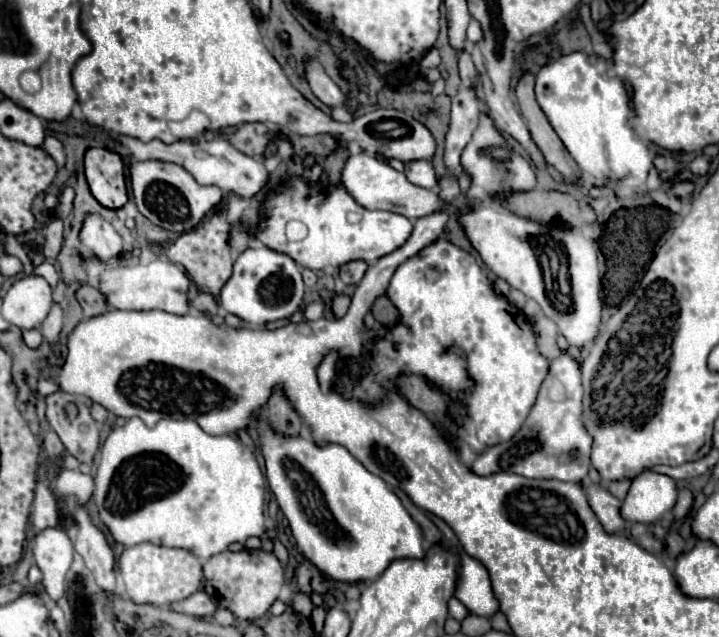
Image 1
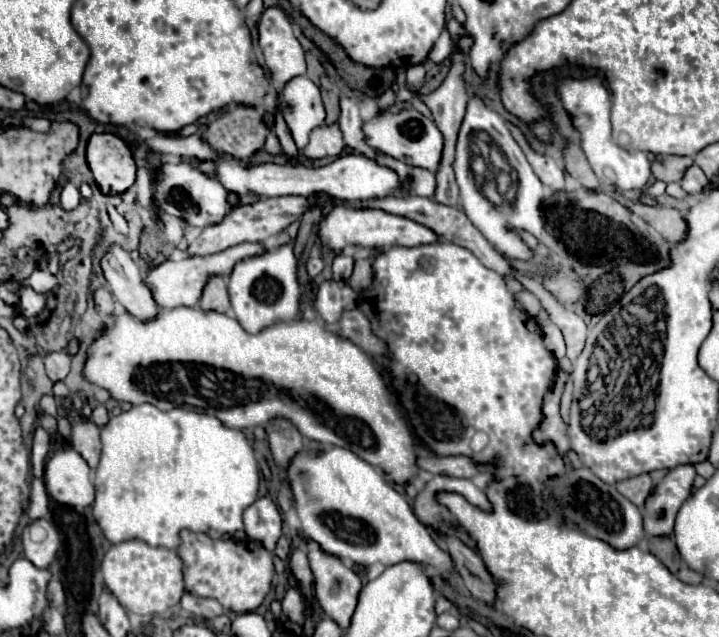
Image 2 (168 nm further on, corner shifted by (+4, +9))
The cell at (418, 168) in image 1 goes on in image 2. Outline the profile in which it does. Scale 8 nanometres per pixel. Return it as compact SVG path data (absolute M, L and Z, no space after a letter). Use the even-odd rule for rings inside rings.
M412 167L408 181L410 181L410 189L414 195L432 197L436 191L436 177L434 177L434 173L428 173L428 169Z

